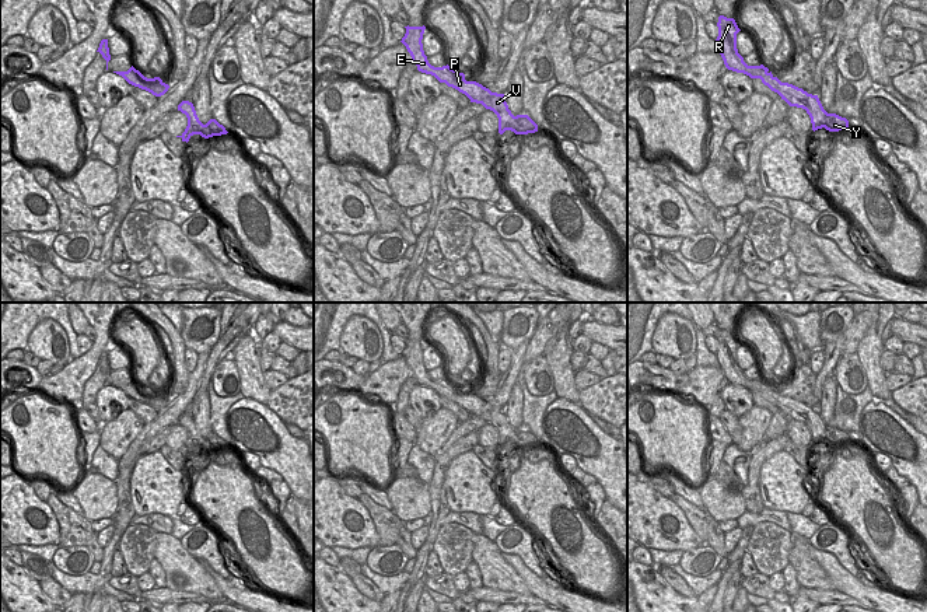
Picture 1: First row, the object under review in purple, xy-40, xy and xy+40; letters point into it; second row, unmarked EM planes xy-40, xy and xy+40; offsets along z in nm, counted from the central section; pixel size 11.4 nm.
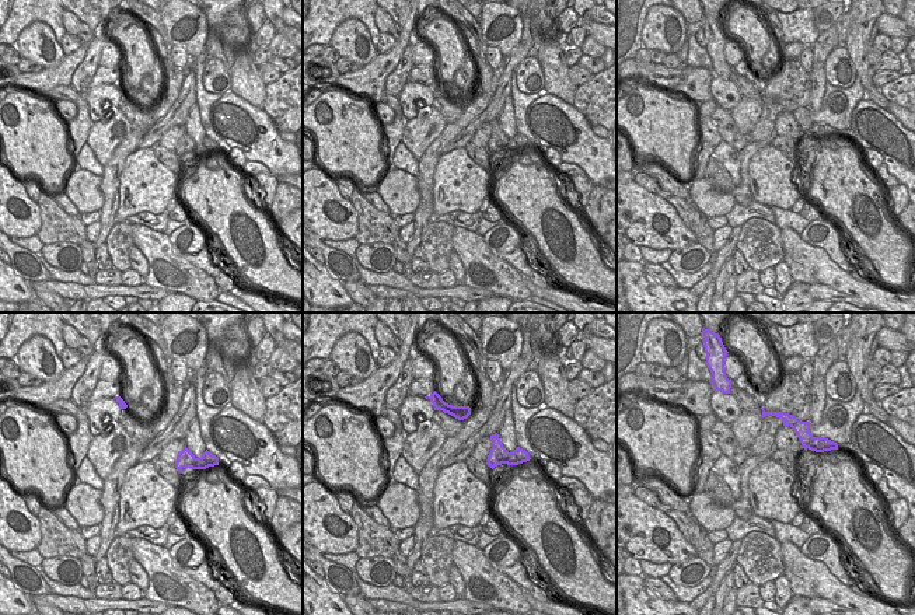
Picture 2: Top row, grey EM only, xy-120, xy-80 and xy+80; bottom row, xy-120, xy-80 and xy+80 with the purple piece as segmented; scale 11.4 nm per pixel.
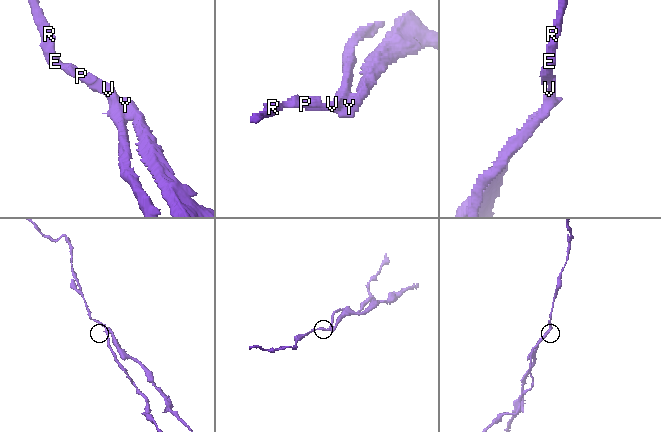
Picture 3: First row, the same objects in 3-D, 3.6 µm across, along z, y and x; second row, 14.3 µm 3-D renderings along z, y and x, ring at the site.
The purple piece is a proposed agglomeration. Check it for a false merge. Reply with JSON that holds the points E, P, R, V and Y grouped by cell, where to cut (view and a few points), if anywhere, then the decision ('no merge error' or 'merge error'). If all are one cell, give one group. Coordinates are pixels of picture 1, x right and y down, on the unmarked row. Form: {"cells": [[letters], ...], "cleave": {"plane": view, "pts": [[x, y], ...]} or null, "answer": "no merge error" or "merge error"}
{"cells": [["E", "P", "R", "V"], ["Y"]], "cleave": {"plane": "xy", "pts": [[517, 430], [517, 440], [513, 444]]}, "answer": "merge error"}

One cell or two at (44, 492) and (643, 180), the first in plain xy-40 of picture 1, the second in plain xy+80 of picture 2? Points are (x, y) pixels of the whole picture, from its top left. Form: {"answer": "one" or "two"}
{"answer": "one"}

